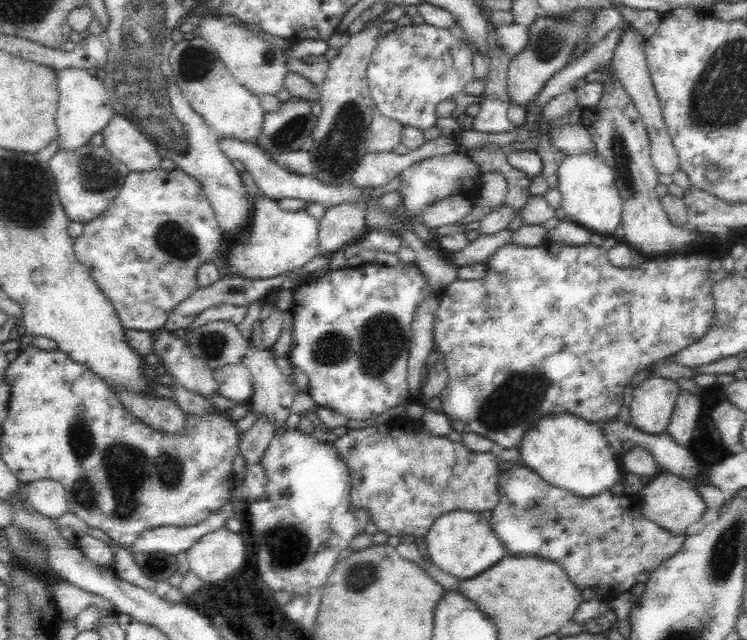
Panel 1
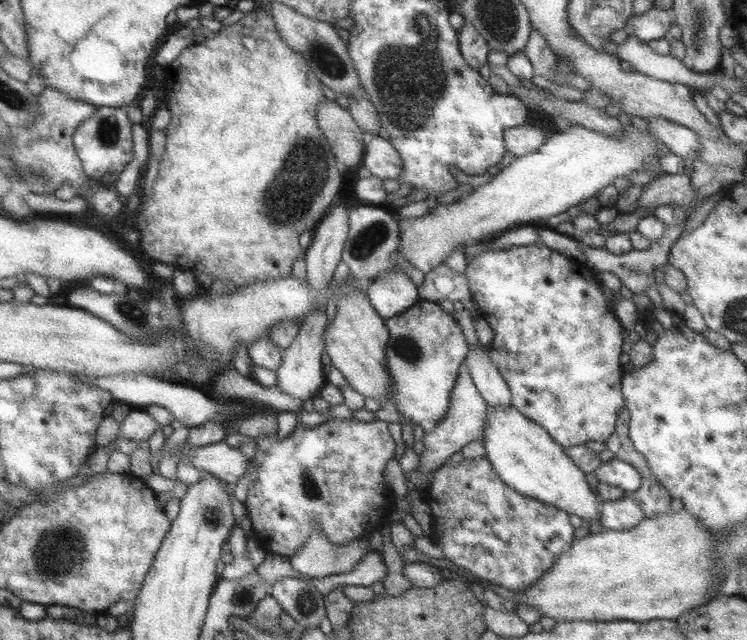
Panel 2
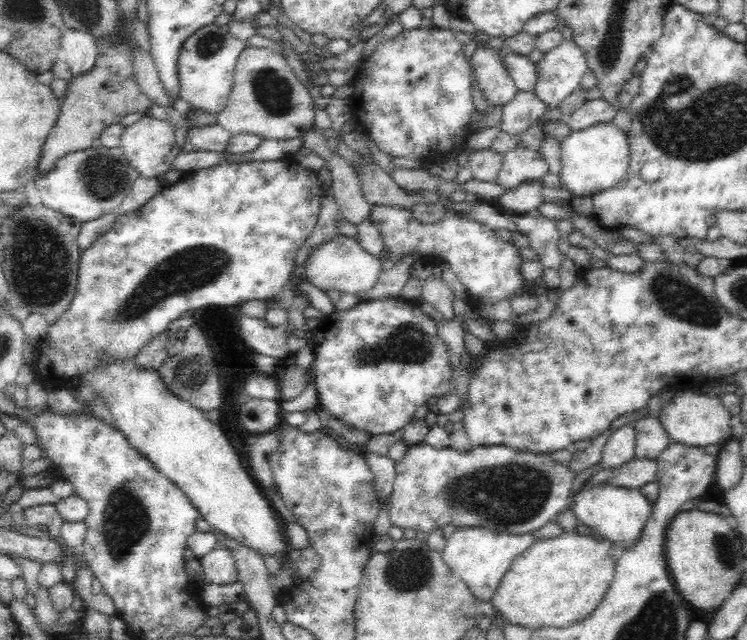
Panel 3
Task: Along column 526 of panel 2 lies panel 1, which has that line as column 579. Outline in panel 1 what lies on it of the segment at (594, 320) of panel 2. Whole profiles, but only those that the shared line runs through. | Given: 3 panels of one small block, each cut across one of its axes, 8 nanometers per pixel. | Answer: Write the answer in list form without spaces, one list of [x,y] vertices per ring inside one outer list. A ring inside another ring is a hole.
[[[547,240],[544,245],[525,247],[520,246],[514,243],[506,244],[501,246],[494,252],[494,254],[489,257],[489,261],[486,263],[487,273],[484,278],[480,278],[480,280],[454,280],[451,284],[444,288],[444,290],[439,290],[439,308],[437,314],[435,315],[434,322],[434,332],[433,338],[435,343],[435,352],[440,355],[440,358],[443,358],[443,362],[446,365],[446,371],[448,371],[448,384],[446,384],[446,388],[442,390],[439,394],[439,398],[441,400],[443,406],[443,412],[450,419],[450,425],[454,431],[458,433],[476,433],[492,442],[497,444],[497,449],[499,448],[517,448],[518,444],[520,444],[520,440],[522,440],[522,436],[529,432],[531,427],[535,426],[535,423],[544,416],[547,415],[560,415],[561,413],[570,413],[570,415],[578,416],[583,420],[586,420],[590,423],[600,423],[605,419],[610,419],[611,417],[617,417],[620,412],[620,407],[622,406],[622,394],[624,394],[624,388],[630,384],[630,380],[636,372],[640,372],[640,370],[644,370],[644,368],[649,369],[650,366],[662,361],[663,359],[670,358],[676,352],[682,351],[682,348],[687,348],[690,344],[698,342],[701,340],[706,334],[706,332],[710,331],[710,328],[713,326],[715,322],[715,309],[714,309],[714,298],[712,297],[712,288],[713,282],[710,280],[711,272],[708,271],[708,266],[710,266],[711,259],[708,256],[704,256],[704,254],[699,254],[692,252],[691,254],[685,255],[684,253],[676,253],[674,255],[666,255],[666,256],[657,256],[652,258],[647,258],[644,263],[638,265],[637,268],[618,268],[610,262],[610,259],[607,257],[607,250],[601,246],[594,246],[591,243],[583,244],[583,245],[566,245],[560,242],[554,242],[552,240]]]

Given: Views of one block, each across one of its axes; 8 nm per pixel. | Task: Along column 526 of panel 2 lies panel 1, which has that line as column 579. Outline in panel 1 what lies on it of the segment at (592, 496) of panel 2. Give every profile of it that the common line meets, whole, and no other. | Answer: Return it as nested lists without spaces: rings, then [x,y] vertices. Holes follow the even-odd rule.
[[[570,413],[541,417],[518,444],[519,462],[536,471],[542,480],[572,494],[582,498],[596,496],[623,481],[618,468],[620,455],[610,449],[602,432],[598,423],[590,423]]]

